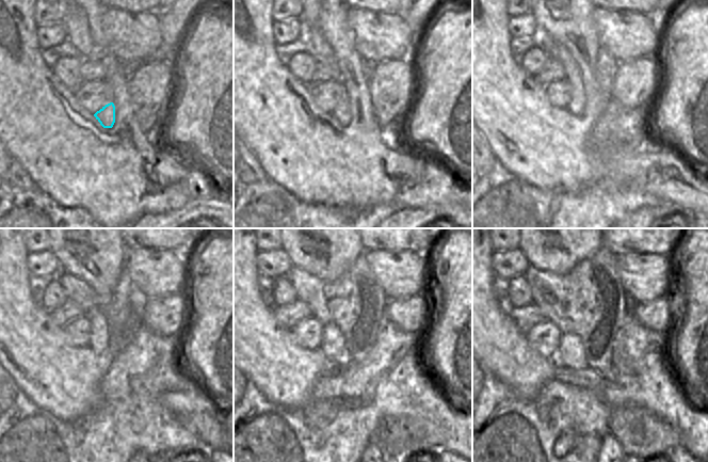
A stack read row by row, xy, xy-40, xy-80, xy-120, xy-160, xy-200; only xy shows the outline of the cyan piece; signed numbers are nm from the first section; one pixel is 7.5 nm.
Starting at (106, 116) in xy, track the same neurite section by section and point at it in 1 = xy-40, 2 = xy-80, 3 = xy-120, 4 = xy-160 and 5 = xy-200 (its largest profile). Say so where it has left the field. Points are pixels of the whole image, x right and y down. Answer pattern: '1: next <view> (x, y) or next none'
1: next xy-40 (341, 112)
2: next xy-80 (577, 101)
3: next xy-120 (98, 330)
4: next xy-160 (333, 346)
5: next xy-200 (569, 353)

